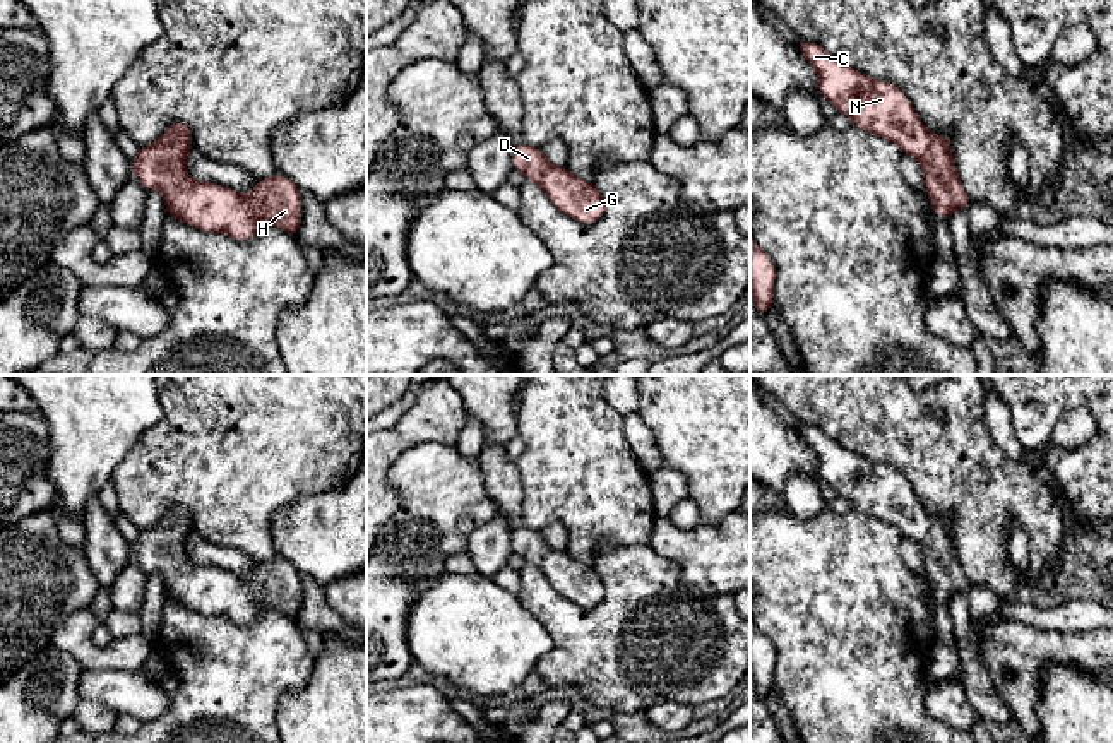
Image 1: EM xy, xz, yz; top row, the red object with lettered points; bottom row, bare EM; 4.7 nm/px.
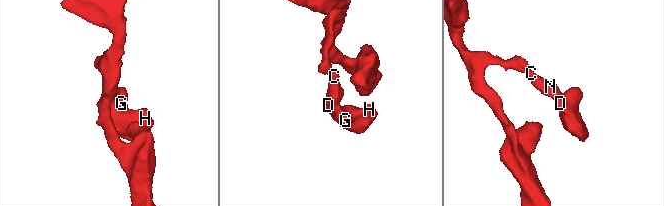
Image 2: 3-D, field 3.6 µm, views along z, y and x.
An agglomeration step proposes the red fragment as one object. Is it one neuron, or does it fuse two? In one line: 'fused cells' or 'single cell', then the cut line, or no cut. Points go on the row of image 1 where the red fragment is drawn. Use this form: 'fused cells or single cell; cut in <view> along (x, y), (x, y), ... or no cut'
single cell; no cut

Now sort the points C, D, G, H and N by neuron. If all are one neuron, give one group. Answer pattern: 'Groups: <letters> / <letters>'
Groups: C D G H N

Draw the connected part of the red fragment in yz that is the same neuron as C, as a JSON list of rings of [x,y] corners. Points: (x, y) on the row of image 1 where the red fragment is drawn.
[[[800,39],[796,48],[817,70],[818,92],[825,101],[848,115],[854,127],[896,142],[920,161],[937,216],[949,221],[954,211],[967,211],[971,199],[955,169],[950,140],[925,128],[899,87],[849,68],[817,43]]]

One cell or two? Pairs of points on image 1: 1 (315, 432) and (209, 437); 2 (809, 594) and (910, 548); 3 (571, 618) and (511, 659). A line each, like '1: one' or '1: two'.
1: one
2: two
3: two

